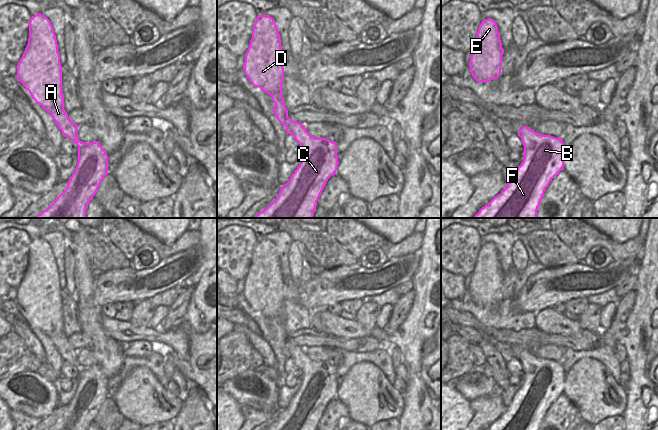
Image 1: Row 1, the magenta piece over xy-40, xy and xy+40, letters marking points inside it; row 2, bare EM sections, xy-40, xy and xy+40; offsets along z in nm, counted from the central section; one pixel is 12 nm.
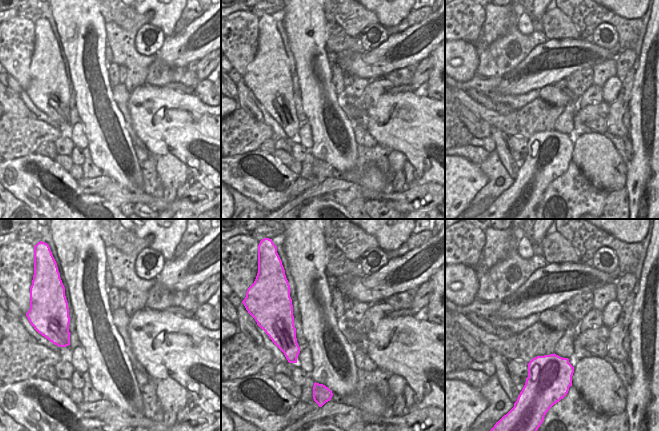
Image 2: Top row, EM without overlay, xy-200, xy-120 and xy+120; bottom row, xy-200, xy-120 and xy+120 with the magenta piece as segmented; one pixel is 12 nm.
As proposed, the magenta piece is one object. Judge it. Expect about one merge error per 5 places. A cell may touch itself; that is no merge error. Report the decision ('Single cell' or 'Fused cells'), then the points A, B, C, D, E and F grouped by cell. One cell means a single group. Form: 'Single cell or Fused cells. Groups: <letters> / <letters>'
Single cell. Groups: A B C D E F

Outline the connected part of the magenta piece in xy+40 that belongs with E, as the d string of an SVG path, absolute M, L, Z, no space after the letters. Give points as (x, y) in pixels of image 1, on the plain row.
M495 244L481 246L471 275L470 296L477 306L490 306L501 299L504 273Z

